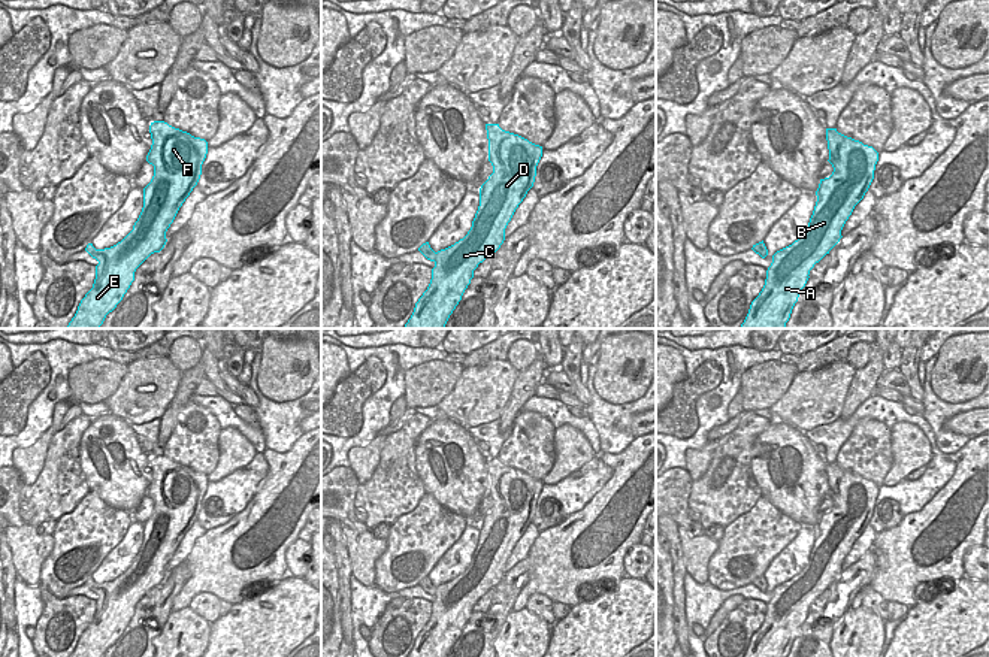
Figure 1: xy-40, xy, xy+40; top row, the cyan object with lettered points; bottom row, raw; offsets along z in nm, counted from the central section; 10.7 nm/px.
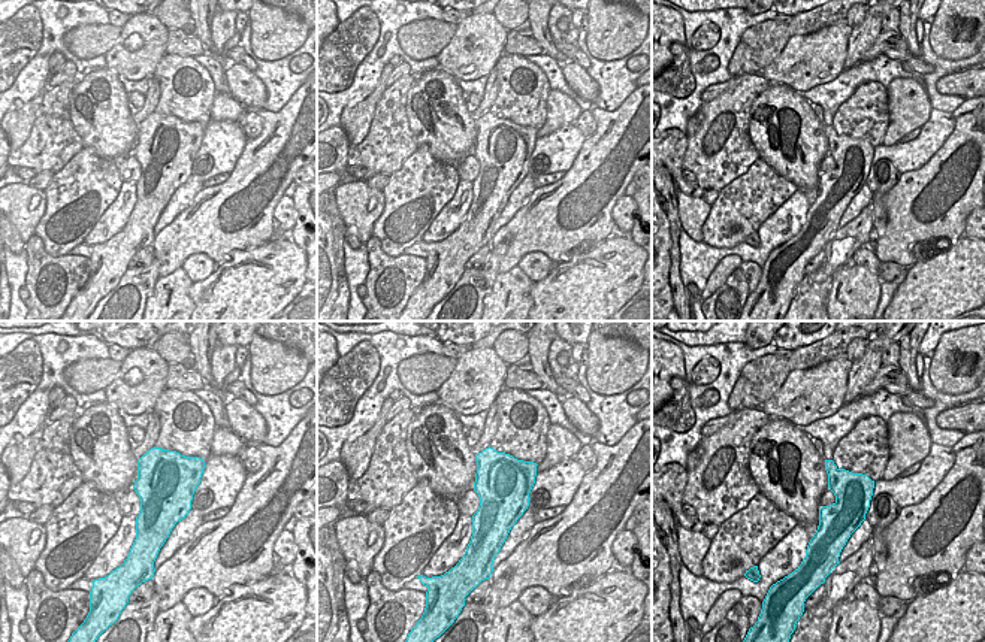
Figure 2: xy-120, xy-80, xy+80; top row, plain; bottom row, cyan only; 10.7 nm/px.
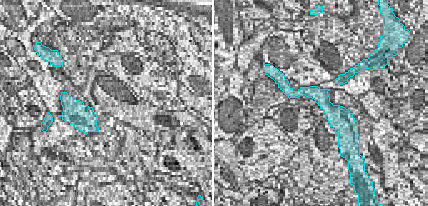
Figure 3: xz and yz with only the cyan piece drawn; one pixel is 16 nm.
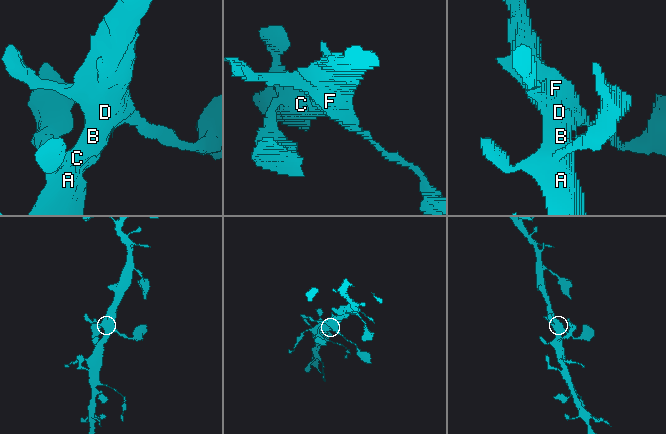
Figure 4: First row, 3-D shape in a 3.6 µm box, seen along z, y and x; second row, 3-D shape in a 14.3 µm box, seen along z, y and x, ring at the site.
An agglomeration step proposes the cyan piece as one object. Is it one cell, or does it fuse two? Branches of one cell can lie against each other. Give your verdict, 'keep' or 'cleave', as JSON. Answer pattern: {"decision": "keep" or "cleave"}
{"decision": "keep"}

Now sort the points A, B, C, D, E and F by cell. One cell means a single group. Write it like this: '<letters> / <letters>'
A B C D E F

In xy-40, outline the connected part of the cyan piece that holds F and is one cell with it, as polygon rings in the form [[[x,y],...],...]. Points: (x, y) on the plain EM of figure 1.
[[[154,455],[149,460],[152,473],[146,496],[154,500],[154,511],[143,523],[143,542],[133,560],[133,564],[117,579],[96,584],[88,578],[85,585],[99,596],[93,623],[81,635],[70,657],[103,657],[123,635],[134,615],[136,603],[154,587],[160,587],[167,573],[166,566],[173,557],[179,542],[197,520],[202,509],[202,499],[208,488],[208,476],[194,472],[187,466],[175,463],[164,455]]]

